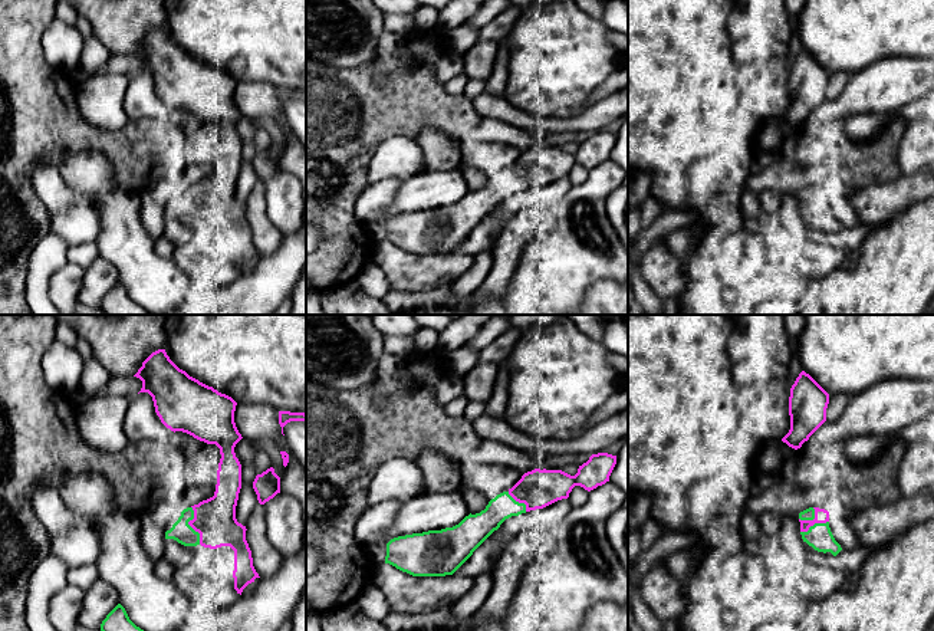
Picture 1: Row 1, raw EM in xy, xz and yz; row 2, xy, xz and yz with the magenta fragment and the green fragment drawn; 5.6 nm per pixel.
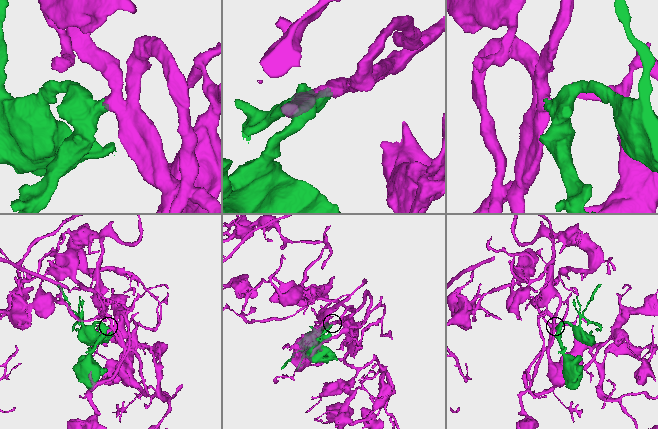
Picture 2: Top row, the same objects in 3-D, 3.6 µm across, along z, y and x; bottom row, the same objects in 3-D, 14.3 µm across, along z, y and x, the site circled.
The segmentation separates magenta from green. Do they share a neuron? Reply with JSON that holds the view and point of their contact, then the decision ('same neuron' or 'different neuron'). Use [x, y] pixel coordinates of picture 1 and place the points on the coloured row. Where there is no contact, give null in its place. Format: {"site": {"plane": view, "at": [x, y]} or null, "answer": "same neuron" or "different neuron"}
{"site": {"plane": "xy", "at": [190, 525]}, "answer": "same neuron"}

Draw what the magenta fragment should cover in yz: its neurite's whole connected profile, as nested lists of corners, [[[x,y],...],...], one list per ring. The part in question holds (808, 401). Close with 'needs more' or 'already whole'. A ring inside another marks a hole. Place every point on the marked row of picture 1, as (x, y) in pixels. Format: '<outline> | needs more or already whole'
[[[805,371],[790,388],[789,415],[790,430],[782,438],[797,450],[826,421],[829,394]]] | already whole

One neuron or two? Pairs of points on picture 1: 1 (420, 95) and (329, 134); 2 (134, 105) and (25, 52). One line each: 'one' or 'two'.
1: one
2: two

